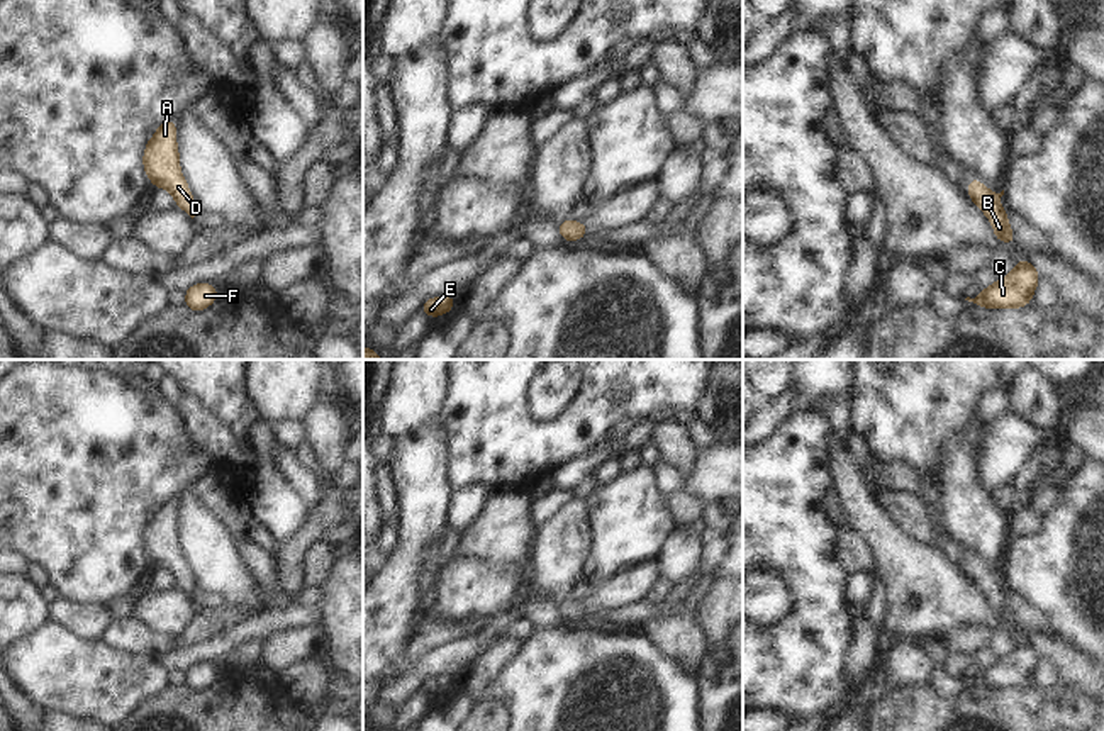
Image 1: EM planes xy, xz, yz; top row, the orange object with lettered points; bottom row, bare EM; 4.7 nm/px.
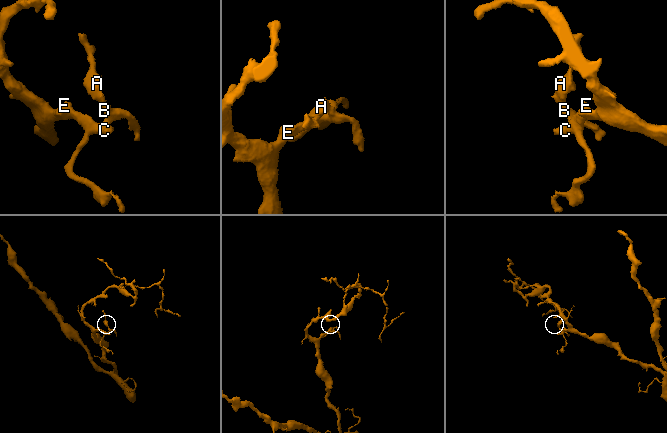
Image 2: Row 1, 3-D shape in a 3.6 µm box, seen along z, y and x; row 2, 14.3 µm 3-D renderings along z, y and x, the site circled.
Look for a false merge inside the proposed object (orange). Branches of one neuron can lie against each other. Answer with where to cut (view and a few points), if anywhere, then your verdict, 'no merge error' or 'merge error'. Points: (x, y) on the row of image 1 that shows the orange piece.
cut none; no merge error

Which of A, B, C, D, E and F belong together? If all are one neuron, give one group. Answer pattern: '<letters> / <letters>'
A B C D E F

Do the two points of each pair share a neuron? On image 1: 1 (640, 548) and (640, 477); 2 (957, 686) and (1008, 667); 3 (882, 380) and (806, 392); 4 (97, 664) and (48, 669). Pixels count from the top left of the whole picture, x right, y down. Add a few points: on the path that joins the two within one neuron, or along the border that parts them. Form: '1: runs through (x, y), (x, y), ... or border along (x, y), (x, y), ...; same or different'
1: runs through (640, 531), (640, 494); same
2: runs through (969, 682), (996, 675); same
3: border along (853, 377), (853, 390), (848, 397); different
4: runs through (85, 669), (60, 669); same

